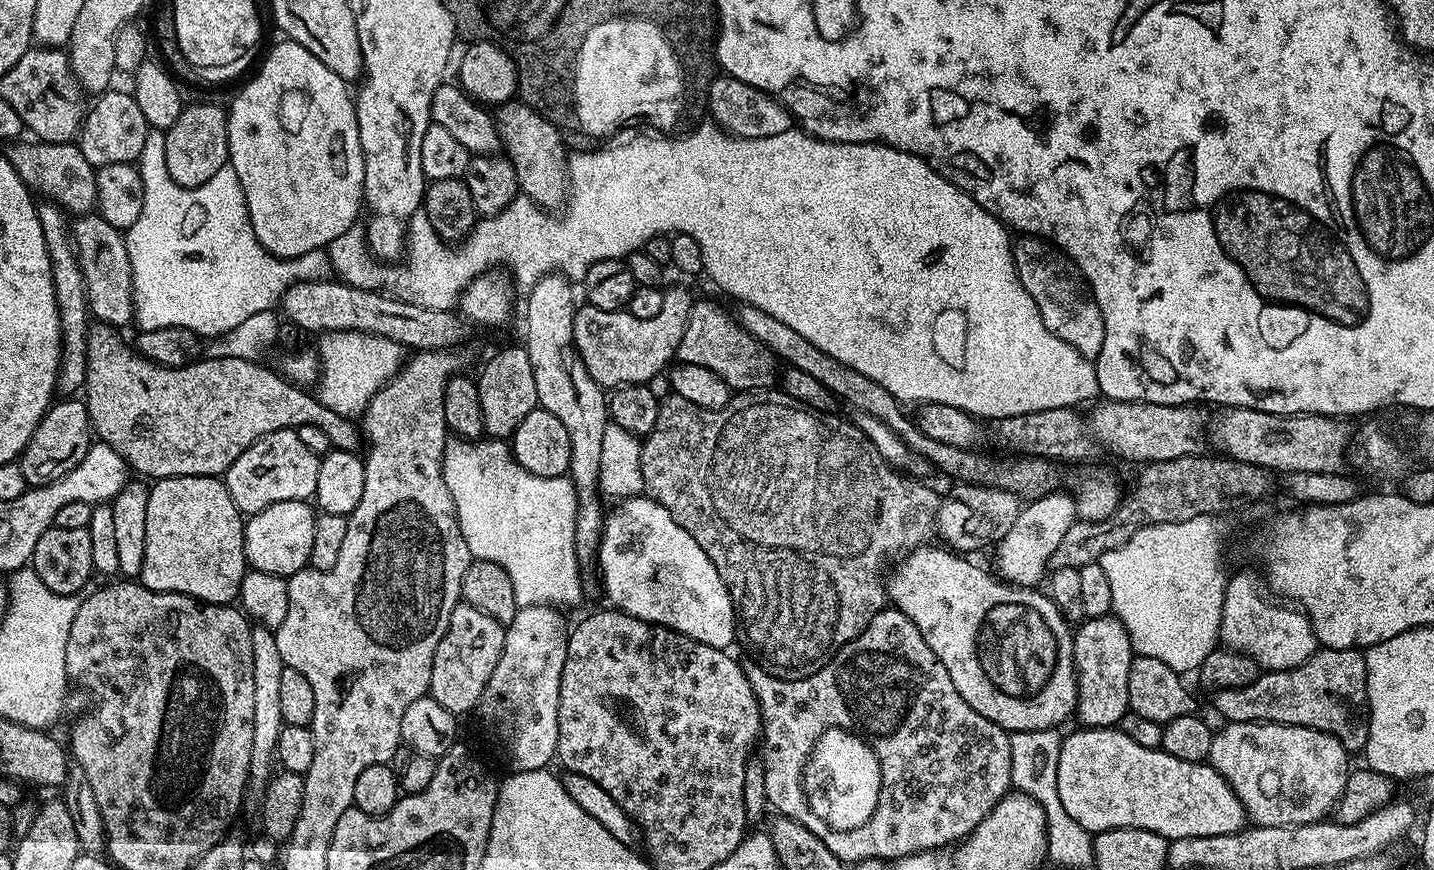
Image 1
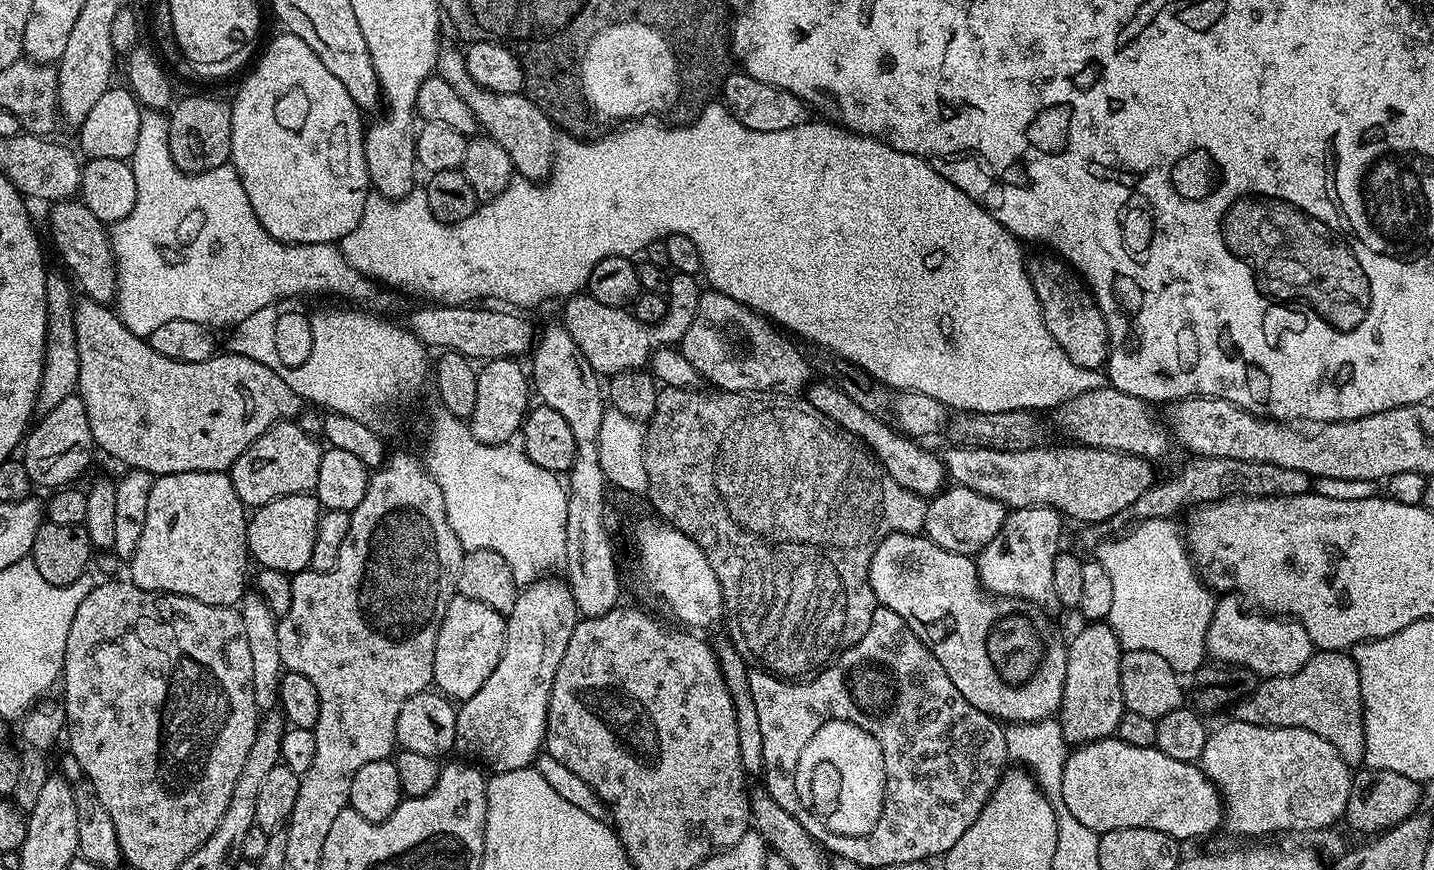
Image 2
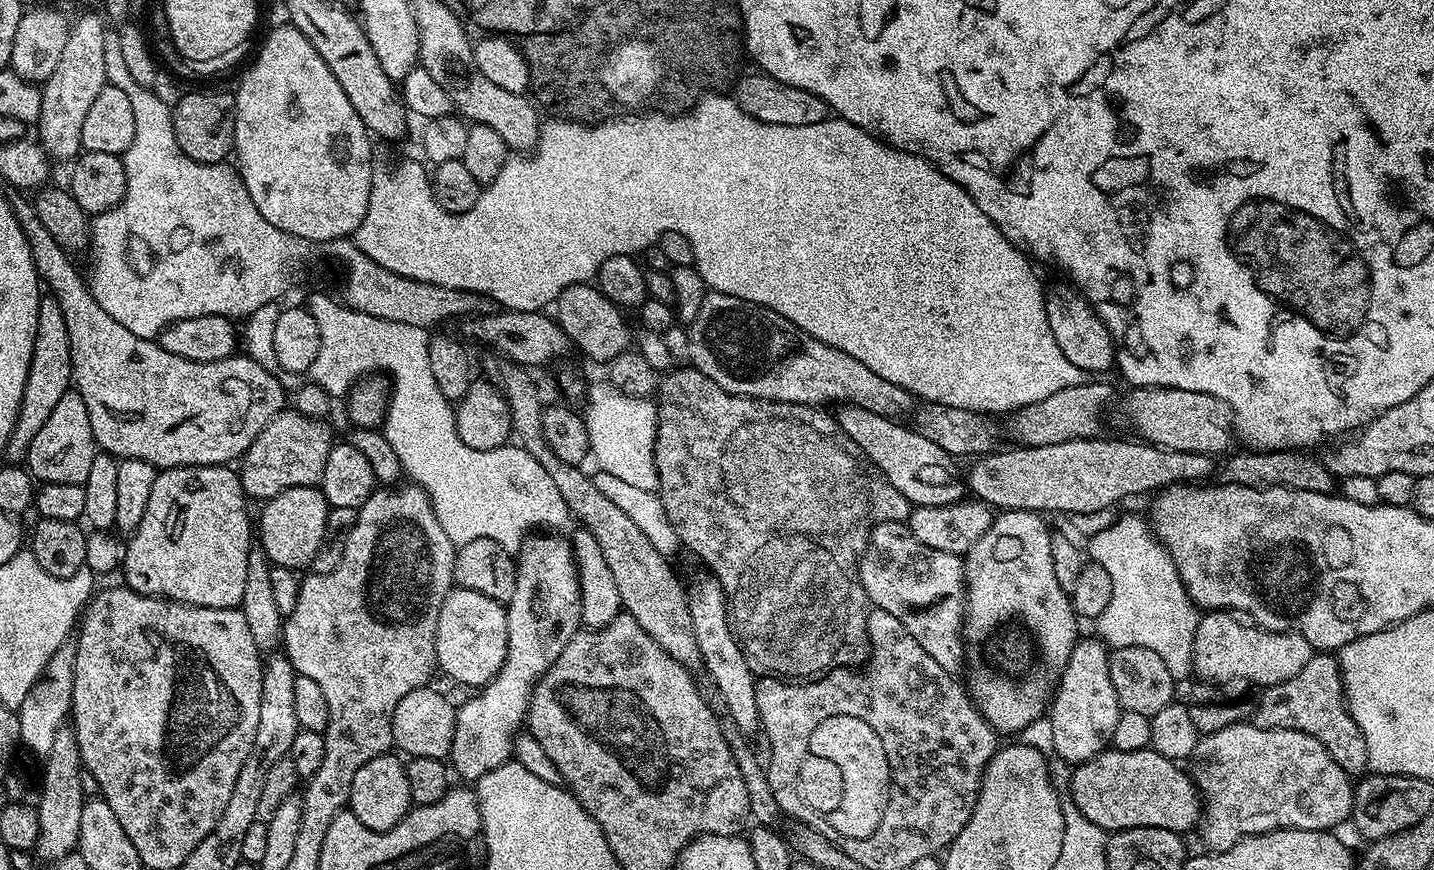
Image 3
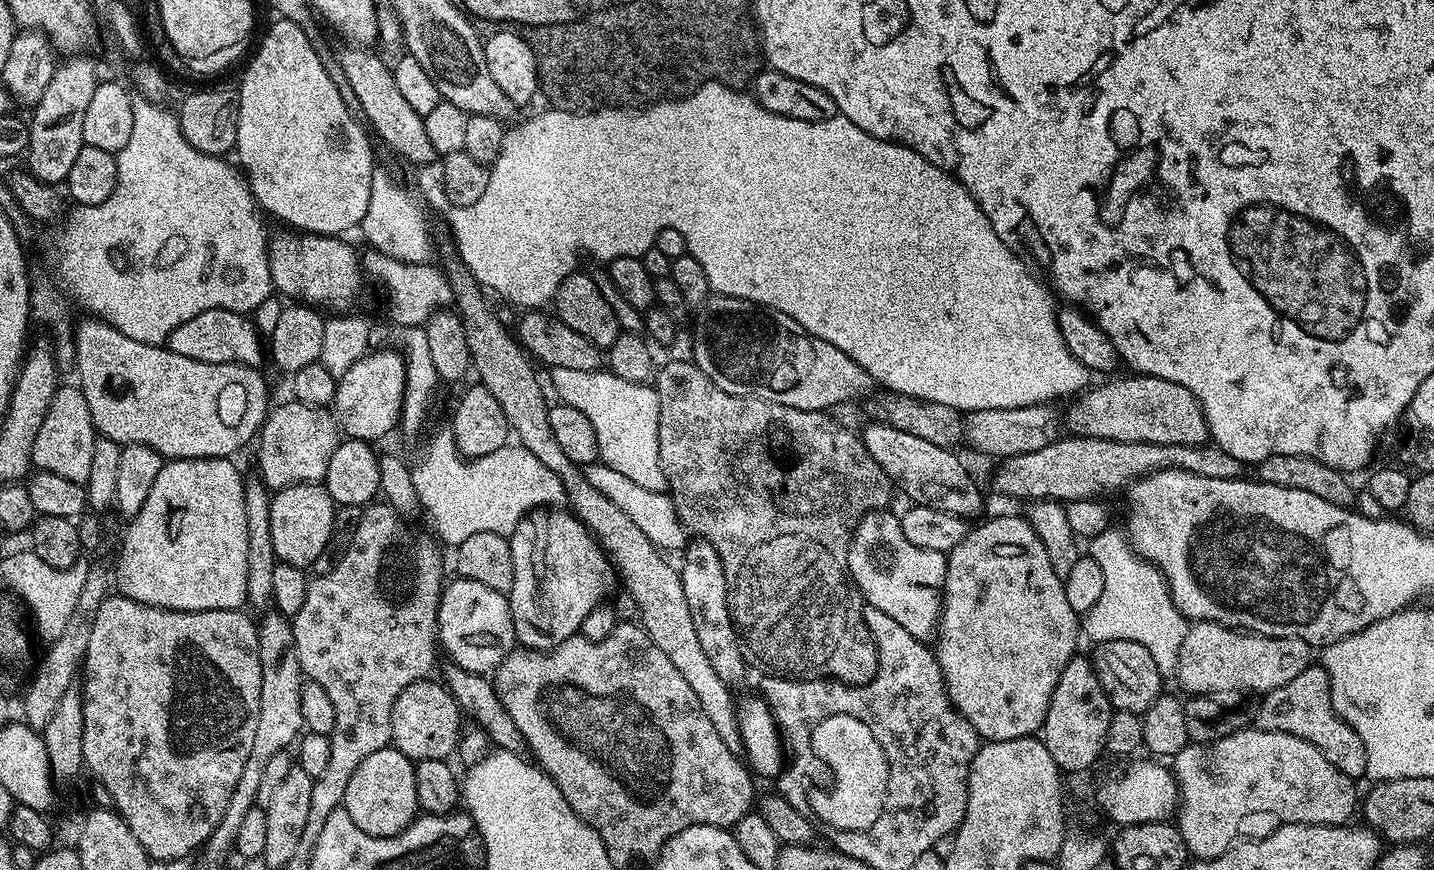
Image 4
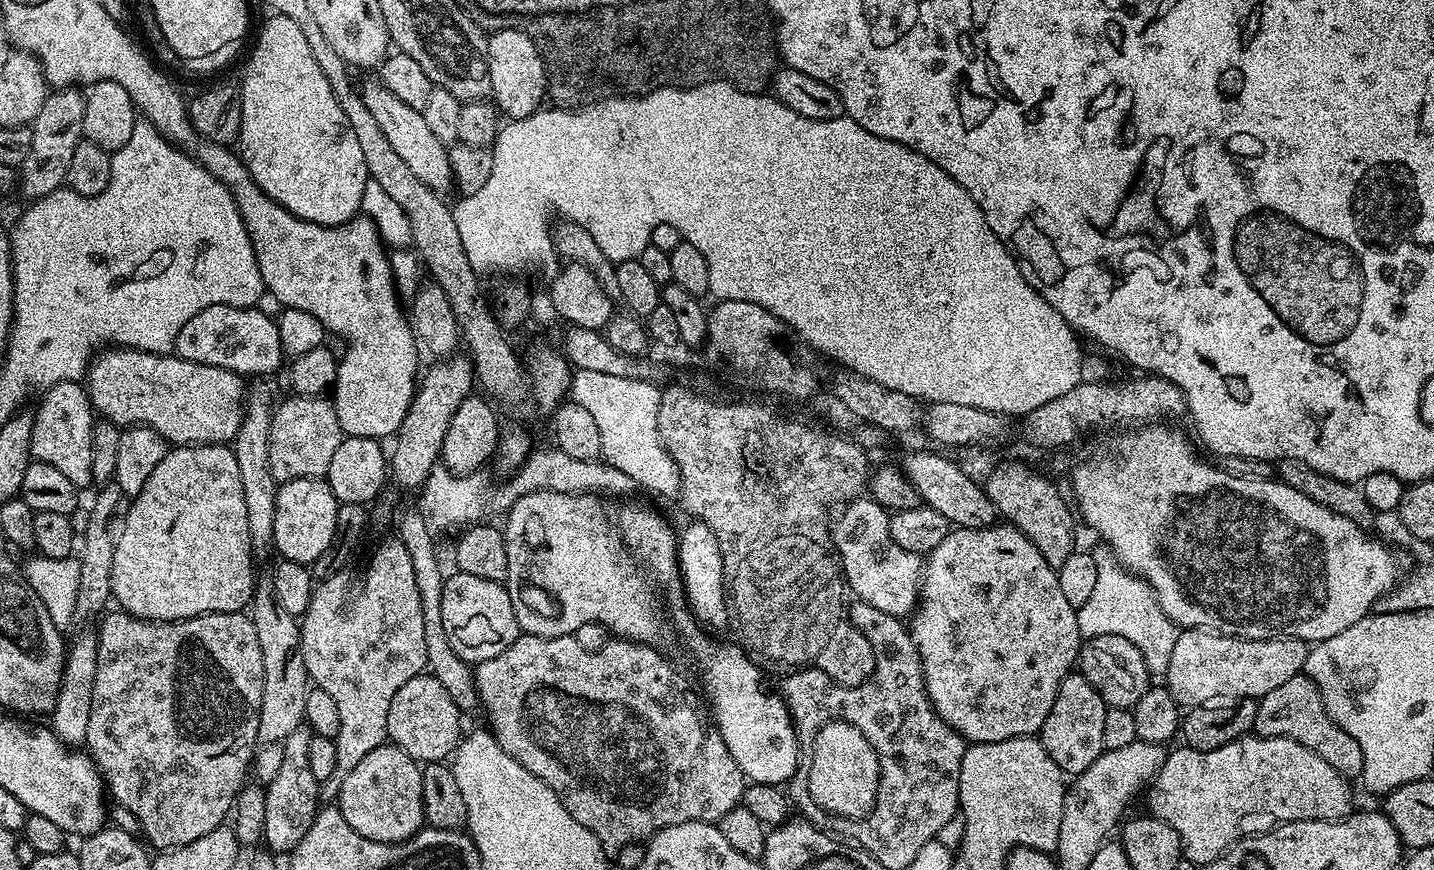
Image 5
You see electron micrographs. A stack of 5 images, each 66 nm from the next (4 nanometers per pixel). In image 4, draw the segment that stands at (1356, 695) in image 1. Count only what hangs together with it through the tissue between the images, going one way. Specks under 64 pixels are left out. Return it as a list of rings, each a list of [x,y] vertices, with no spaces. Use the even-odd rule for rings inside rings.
[[[1310,666],[1296,675],[1286,686],[1263,693],[1254,717],[1255,727],[1263,732],[1281,732],[1294,734],[1322,750],[1322,754],[1331,764],[1338,766],[1342,774],[1353,778],[1367,777],[1366,746],[1358,738],[1355,730],[1349,726],[1334,710],[1330,698],[1330,682],[1323,666]]]

